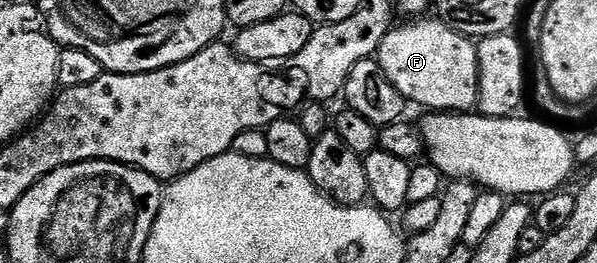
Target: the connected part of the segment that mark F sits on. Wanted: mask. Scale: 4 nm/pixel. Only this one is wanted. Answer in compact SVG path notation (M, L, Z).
M428 17L389 30L378 51L382 72L386 72L386 80L390 80L411 105L413 102L416 106L425 106L423 109L428 112L471 111L479 96L477 43L447 26L439 17Z

